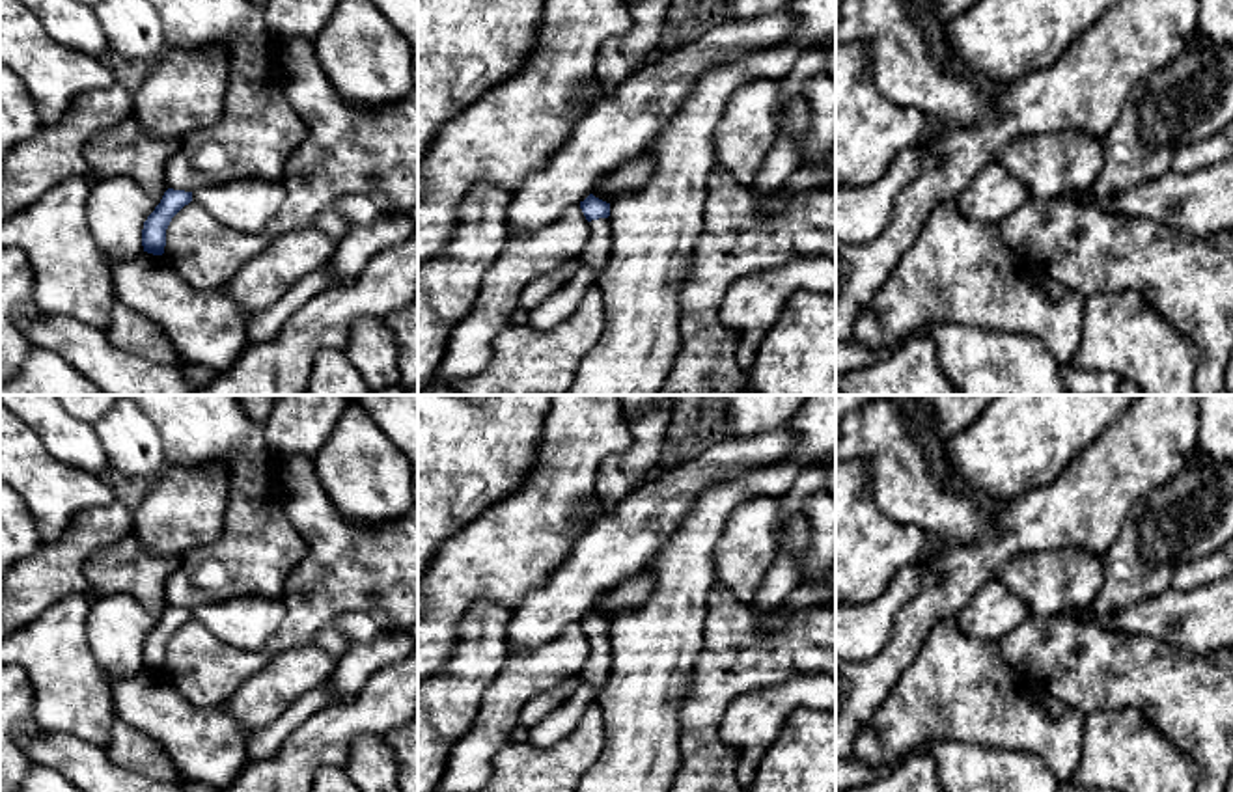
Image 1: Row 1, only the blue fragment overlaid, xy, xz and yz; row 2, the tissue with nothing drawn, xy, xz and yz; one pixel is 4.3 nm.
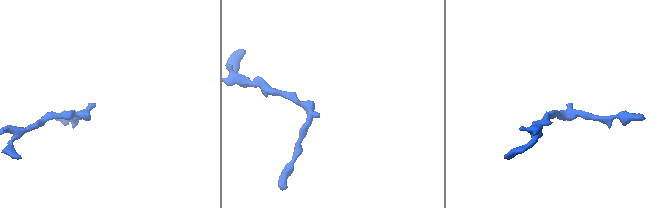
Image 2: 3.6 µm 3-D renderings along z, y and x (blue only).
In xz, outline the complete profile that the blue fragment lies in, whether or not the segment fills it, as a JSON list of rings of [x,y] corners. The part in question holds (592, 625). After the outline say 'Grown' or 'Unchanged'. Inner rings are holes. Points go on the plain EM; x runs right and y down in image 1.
[[[589,611],[584,619],[580,619],[580,626],[589,639],[589,656],[578,676],[582,682],[591,684],[599,693],[612,673],[612,641],[608,637],[610,621]]]. Grown

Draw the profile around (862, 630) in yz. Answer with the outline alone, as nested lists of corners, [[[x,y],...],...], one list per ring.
[[[935,561],[899,570],[886,591],[866,604],[836,606],[836,662],[867,662],[892,639],[897,613],[925,587],[938,583]]]

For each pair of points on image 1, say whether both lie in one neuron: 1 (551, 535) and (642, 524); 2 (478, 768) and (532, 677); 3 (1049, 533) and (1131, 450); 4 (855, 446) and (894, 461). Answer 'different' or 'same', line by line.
1: different
2: same
3: same
4: same

